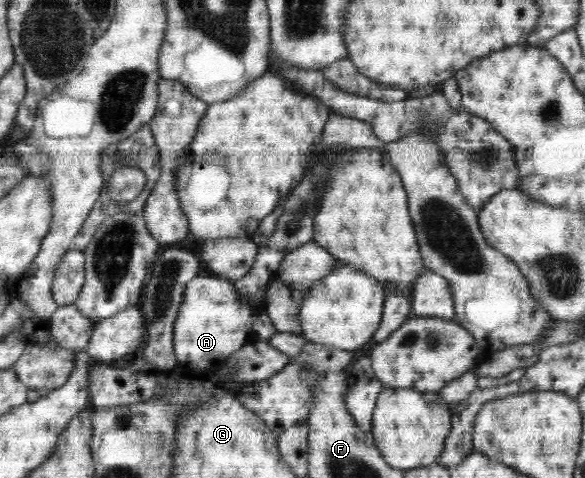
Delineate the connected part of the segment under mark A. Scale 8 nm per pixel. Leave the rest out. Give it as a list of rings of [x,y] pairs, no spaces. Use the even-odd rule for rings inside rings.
[[[210,274],[198,275],[185,289],[174,327],[174,354],[180,364],[192,369],[215,368],[253,338],[254,318],[253,309],[239,296],[233,281]]]

